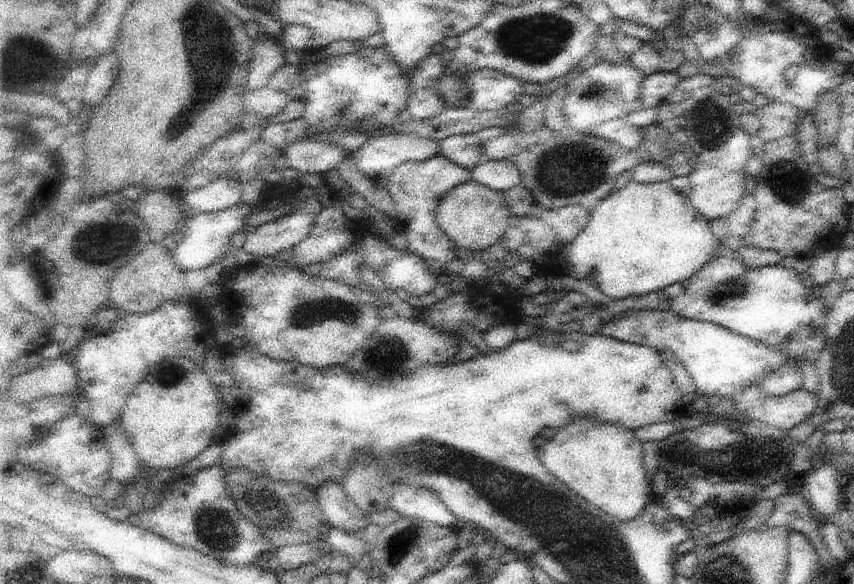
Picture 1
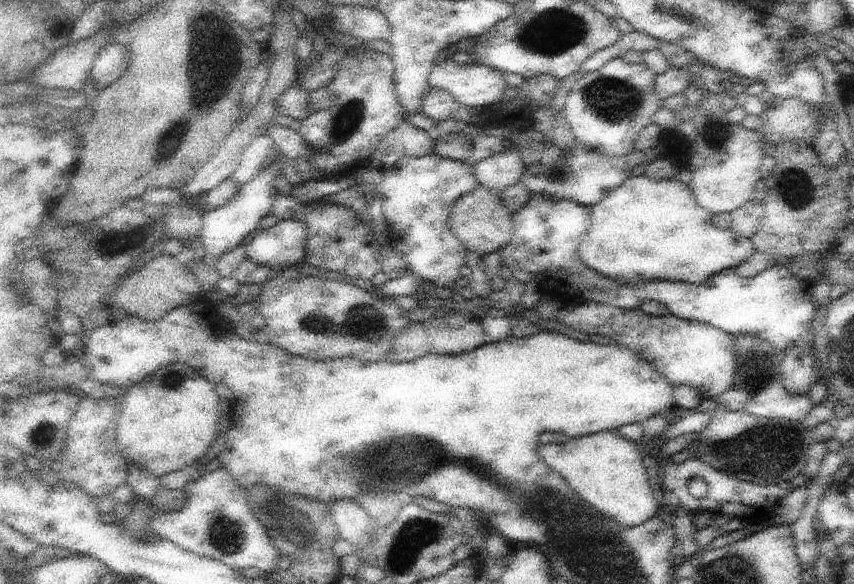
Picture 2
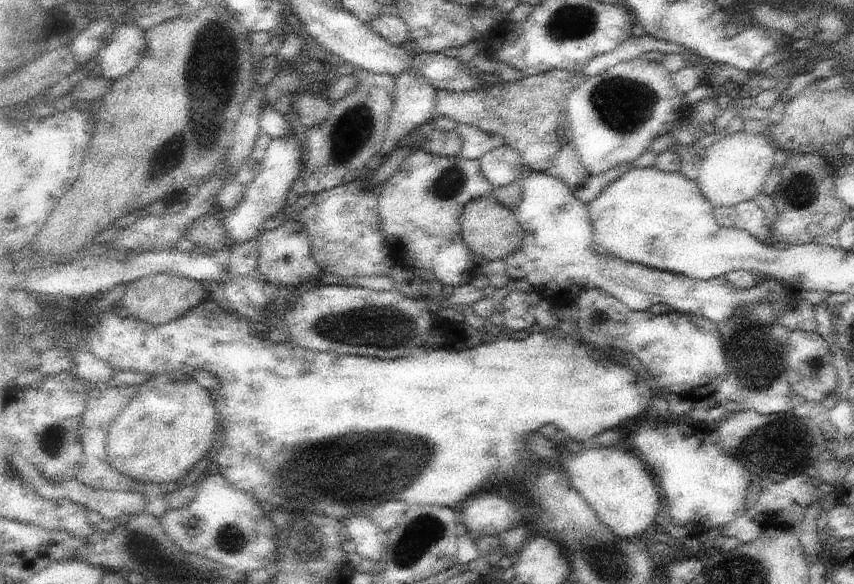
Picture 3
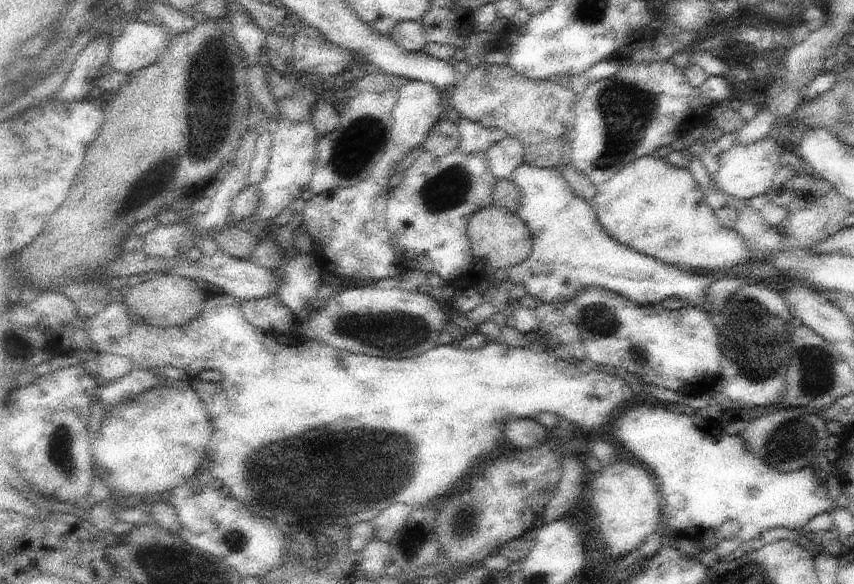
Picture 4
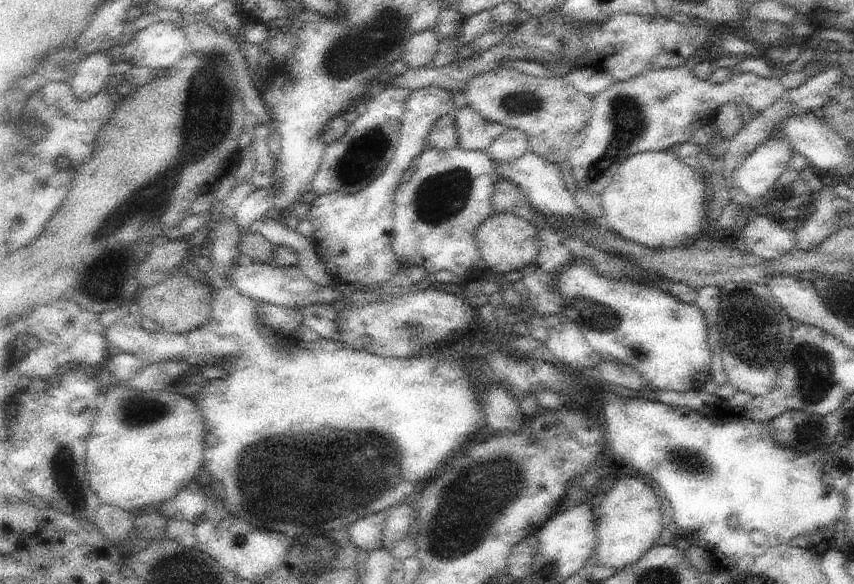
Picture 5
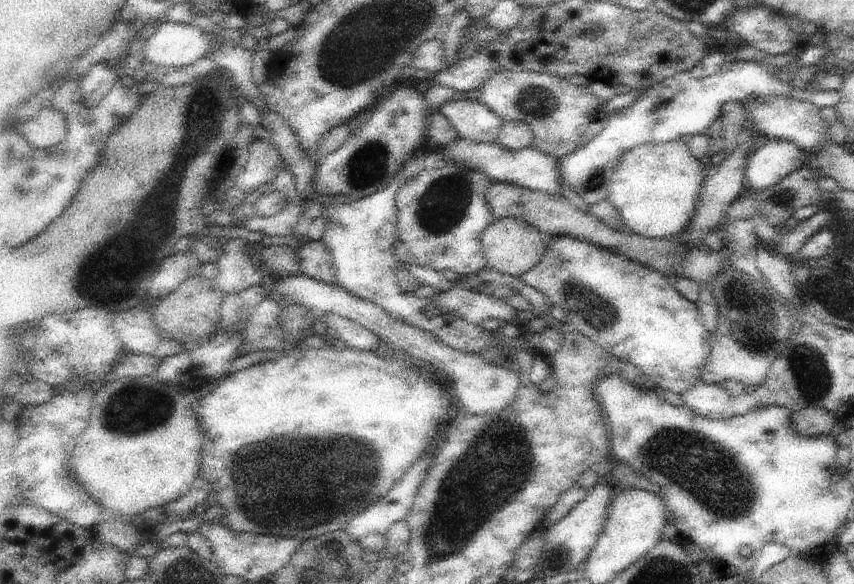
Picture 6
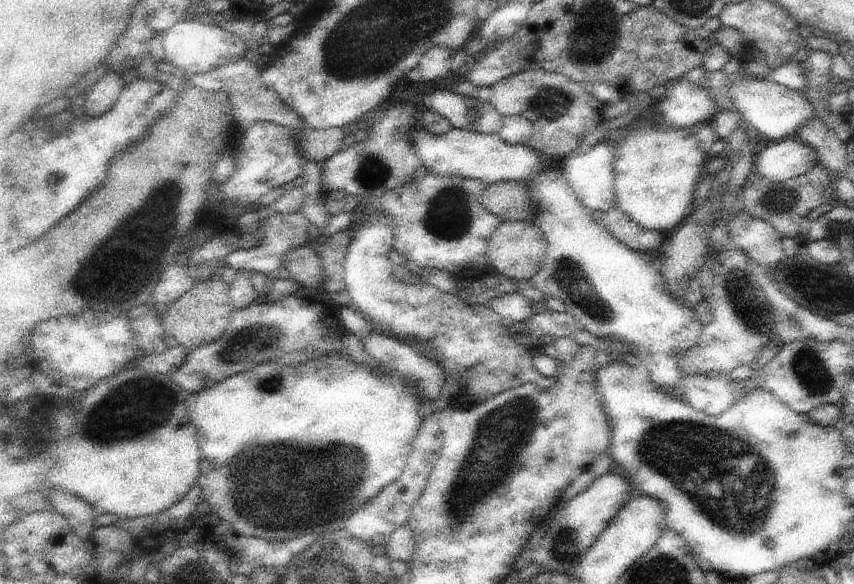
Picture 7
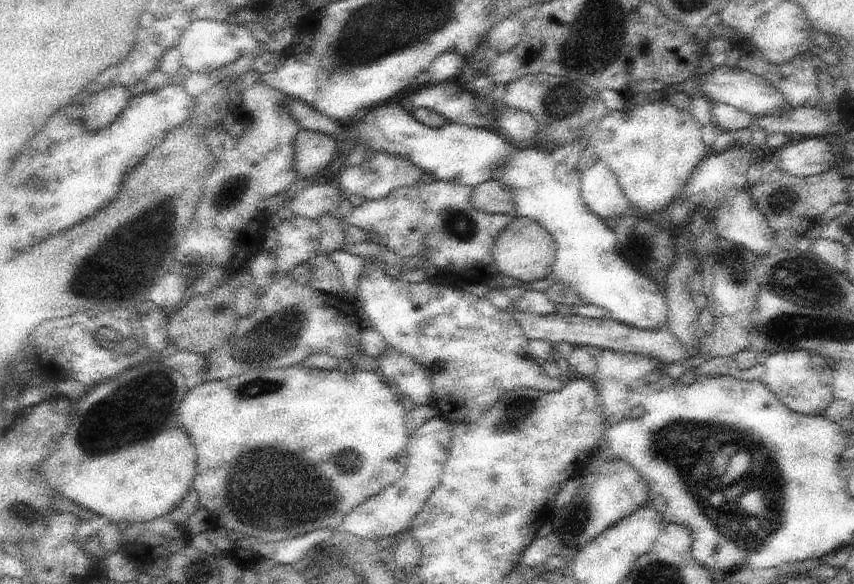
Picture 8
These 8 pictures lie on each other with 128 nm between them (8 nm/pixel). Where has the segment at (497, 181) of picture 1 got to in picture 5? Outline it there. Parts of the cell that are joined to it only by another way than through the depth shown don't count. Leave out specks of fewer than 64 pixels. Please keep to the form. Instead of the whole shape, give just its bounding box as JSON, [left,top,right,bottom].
[489,128,528,166]

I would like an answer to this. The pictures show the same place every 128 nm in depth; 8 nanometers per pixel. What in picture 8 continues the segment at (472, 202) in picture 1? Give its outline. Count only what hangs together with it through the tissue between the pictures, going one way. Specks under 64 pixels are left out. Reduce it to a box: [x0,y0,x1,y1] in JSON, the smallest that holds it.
[494,217,557,283]

